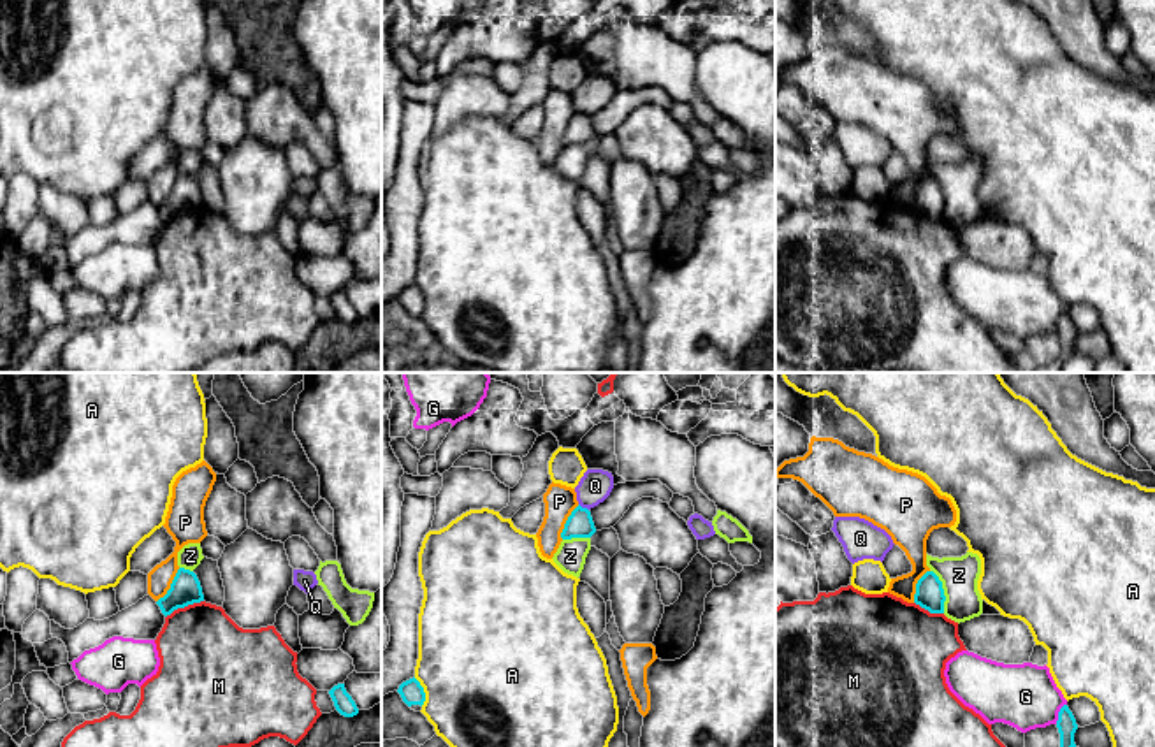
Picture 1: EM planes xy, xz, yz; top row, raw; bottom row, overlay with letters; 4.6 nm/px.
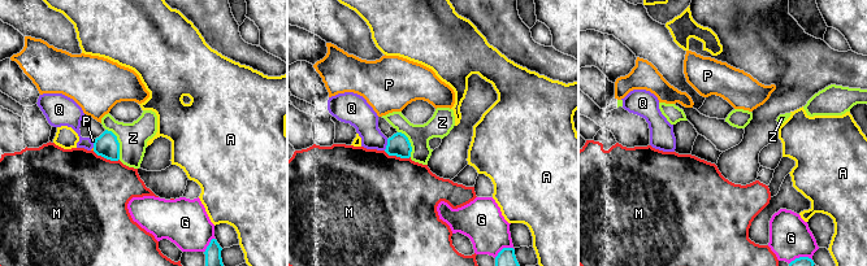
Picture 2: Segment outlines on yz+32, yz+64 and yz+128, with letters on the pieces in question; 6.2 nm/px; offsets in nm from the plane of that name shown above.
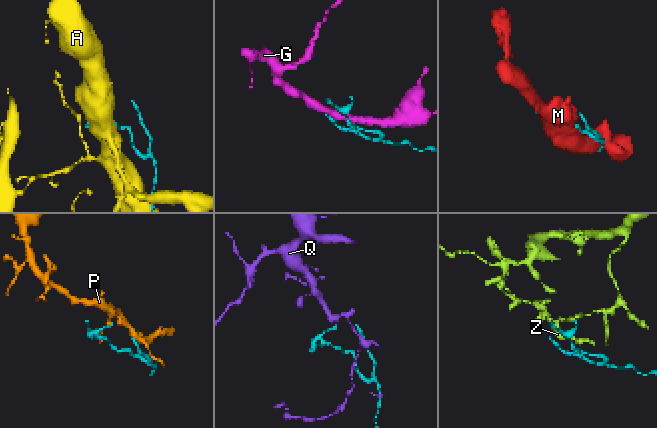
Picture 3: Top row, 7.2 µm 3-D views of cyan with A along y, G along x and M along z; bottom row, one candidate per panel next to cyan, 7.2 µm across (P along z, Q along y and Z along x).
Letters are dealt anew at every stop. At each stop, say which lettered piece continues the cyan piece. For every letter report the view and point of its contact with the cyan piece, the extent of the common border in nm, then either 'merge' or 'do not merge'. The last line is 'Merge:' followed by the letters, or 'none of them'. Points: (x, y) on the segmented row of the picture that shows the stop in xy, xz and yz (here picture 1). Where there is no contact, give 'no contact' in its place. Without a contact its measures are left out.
A: meets cyan in xz at (422, 691); contact 140 nm long; do not merge
G: meets cyan in yz at (1059, 714); contact 110 nm long; do not merge
M: meets cyan in xy at (183, 607); contact 190 nm long; do not merge
P: meets cyan in xy at (171, 586); contact 190 nm long; do not merge
Q: meets cyan in xz at (584, 508); contact 60 nm long; do not merge
Z: meets cyan in yz at (943, 591); contact 220 nm long; do not merge
Merge: none of them

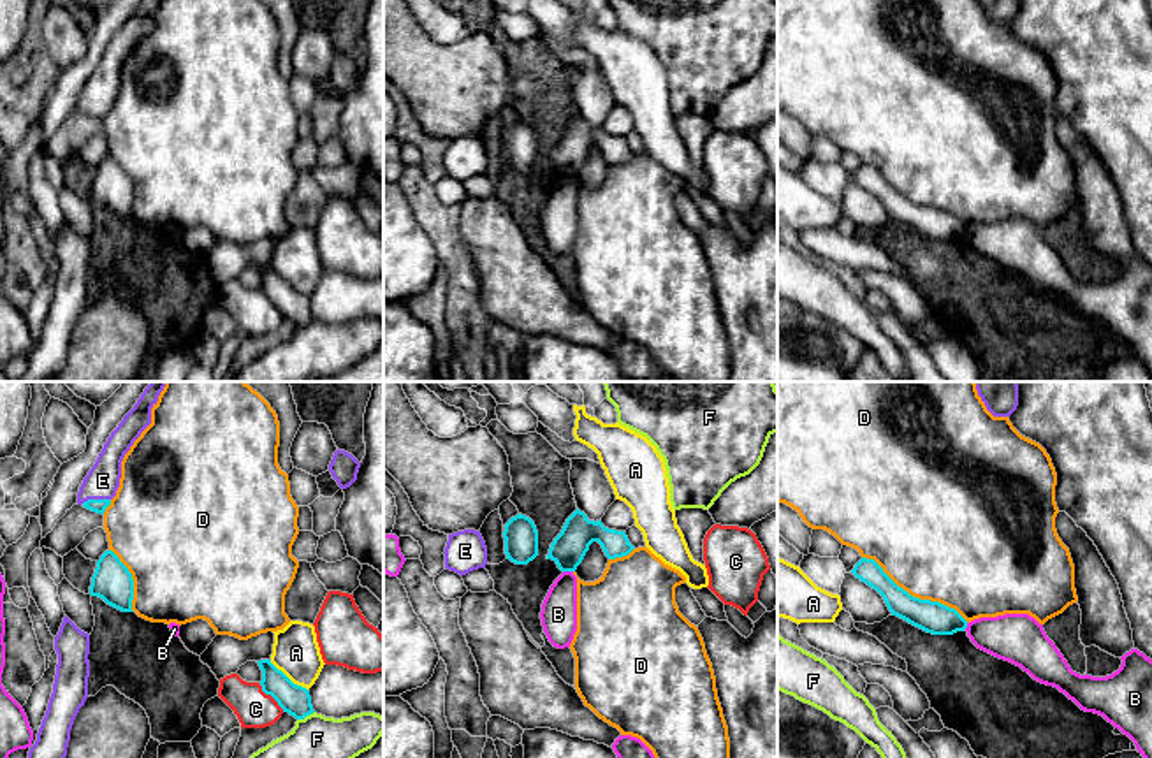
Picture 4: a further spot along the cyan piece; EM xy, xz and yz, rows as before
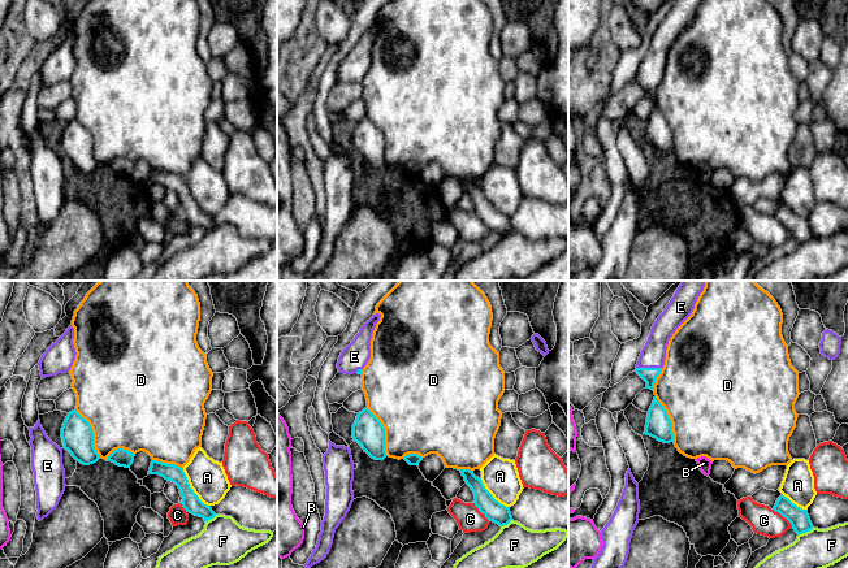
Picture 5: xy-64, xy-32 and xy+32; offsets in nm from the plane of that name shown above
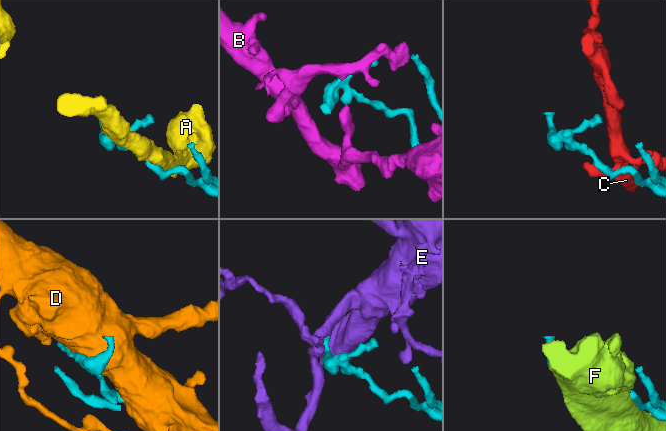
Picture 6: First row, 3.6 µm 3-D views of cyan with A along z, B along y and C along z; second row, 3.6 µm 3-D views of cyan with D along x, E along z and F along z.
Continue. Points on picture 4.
A: meets cyan in xy at (287, 677); contact 220 nm long; do not merge
B: meets cyan in xz at (568, 570); contact 50 nm long; do not merge
C: meets cyan in xy at (271, 695); contact 170 nm long; do not merge
D: meets cyan in yz at (913, 597); contact 550 nm long; do not merge
E: meets cyan in xy at (95, 500); contact 140 nm long; merge
F: meets cyan in xy at (305, 716); contact 90 nm long; do not merge
Merge: E

